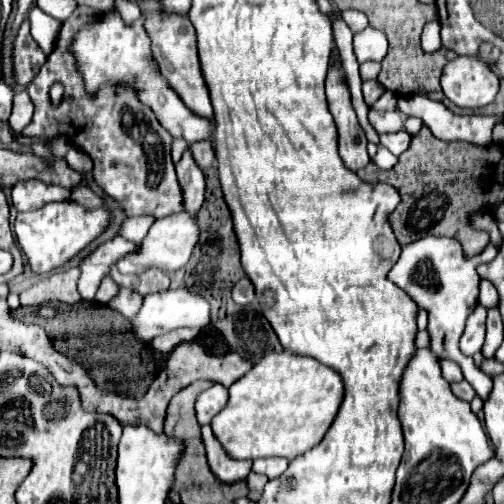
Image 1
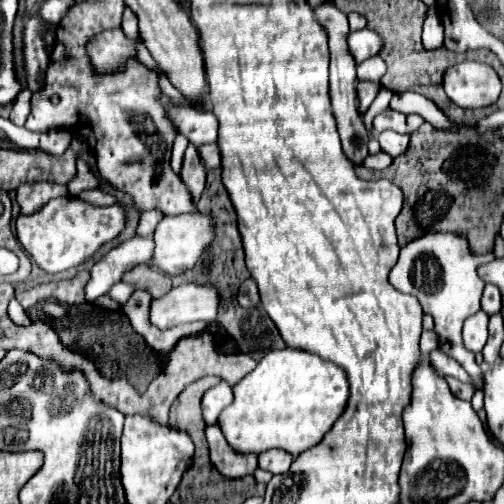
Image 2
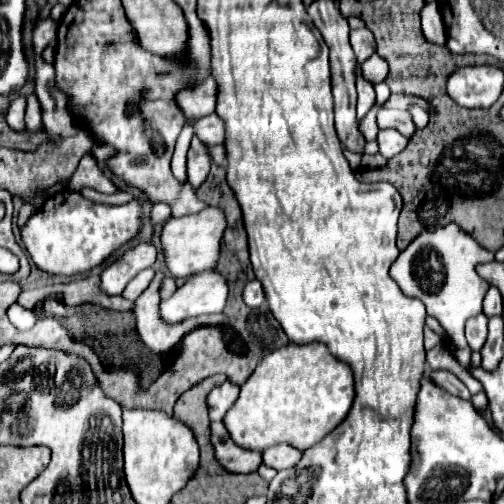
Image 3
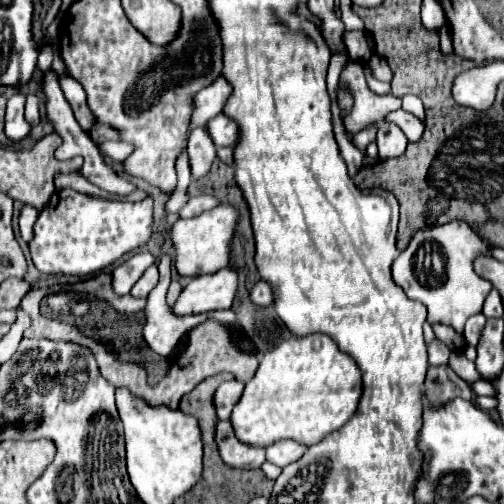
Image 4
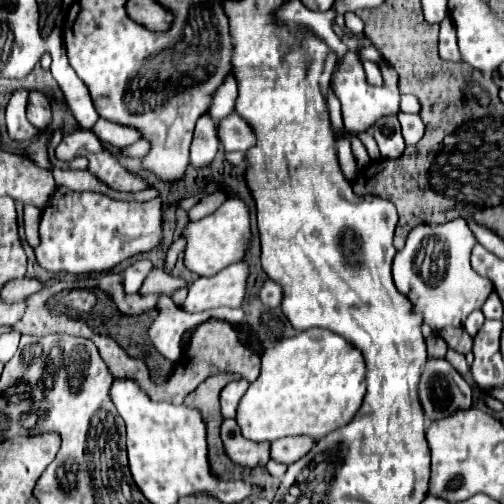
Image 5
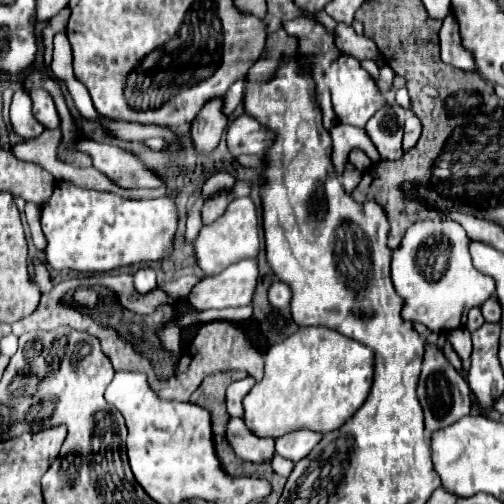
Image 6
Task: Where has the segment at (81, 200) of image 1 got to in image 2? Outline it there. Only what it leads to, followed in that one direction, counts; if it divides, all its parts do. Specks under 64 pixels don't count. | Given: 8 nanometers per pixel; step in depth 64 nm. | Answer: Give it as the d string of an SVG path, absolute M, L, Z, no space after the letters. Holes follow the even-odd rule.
M82 190L82 192L78 194L78 198L80 198L82 202L92 204L92 206L112 206L112 204L116 204L116 198L114 198L114 196L104 194L104 192L100 192L100 190Z

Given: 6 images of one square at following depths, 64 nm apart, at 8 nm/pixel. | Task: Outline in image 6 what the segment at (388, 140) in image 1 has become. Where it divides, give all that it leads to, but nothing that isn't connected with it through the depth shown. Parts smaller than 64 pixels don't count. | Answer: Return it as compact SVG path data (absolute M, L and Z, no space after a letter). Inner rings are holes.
M400 106L386 108L384 112L376 112L372 120L366 124L366 132L370 140L376 144L382 160L398 160L402 158L402 132L404 132L404 110Z

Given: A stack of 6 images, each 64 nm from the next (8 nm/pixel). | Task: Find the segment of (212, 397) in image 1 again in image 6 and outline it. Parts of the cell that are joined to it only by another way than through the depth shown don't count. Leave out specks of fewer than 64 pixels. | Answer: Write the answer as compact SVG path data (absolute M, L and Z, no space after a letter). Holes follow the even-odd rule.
M250 378L238 380L238 382L228 386L228 390L226 390L226 408L228 408L230 416L242 416L242 398L250 392L252 386L254 386L254 380L250 380Z

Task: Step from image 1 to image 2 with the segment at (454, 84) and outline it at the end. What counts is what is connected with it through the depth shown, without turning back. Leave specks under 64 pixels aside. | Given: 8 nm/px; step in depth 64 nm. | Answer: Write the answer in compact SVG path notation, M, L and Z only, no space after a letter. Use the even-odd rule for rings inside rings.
M464 60L444 72L444 90L460 108L484 108L496 102L502 84L492 66Z

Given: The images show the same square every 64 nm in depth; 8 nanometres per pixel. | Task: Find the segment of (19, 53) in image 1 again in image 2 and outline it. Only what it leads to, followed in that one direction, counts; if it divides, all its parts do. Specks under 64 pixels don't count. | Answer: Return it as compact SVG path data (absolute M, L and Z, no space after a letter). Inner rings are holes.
M32 16L26 22L24 28L24 74L26 74L26 84L32 92L40 88L40 80L44 80L44 68L48 66L48 54L44 50L44 42L38 36L40 30L40 18Z

